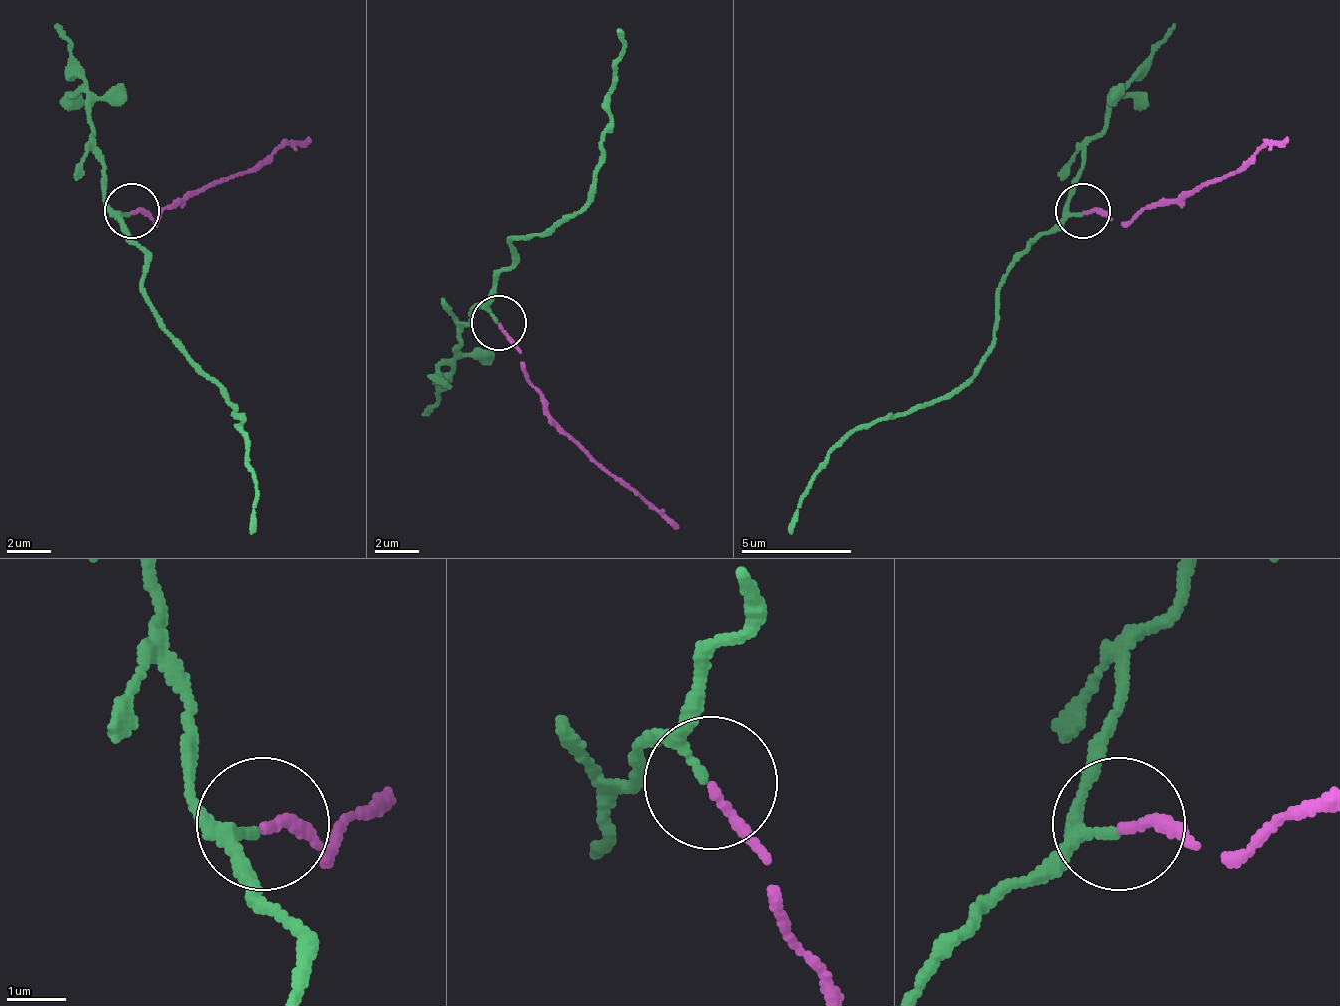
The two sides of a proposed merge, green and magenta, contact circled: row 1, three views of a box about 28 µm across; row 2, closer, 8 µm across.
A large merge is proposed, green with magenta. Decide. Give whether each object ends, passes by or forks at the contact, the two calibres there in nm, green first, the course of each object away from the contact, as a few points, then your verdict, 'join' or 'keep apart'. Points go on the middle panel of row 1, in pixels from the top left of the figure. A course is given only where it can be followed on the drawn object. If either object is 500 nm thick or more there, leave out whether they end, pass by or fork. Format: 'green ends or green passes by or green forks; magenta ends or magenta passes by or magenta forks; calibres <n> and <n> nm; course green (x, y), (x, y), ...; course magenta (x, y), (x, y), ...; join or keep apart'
green passes by; magenta ends; calibres 140 and 170 nm; course green (497, 324), (492, 280), (514, 263), (508, 247), (520, 236), (547, 236), (586, 202), (625, 53), (619, 31); course magenta (497, 324), (520, 368), (553, 418), (680, 529); join

